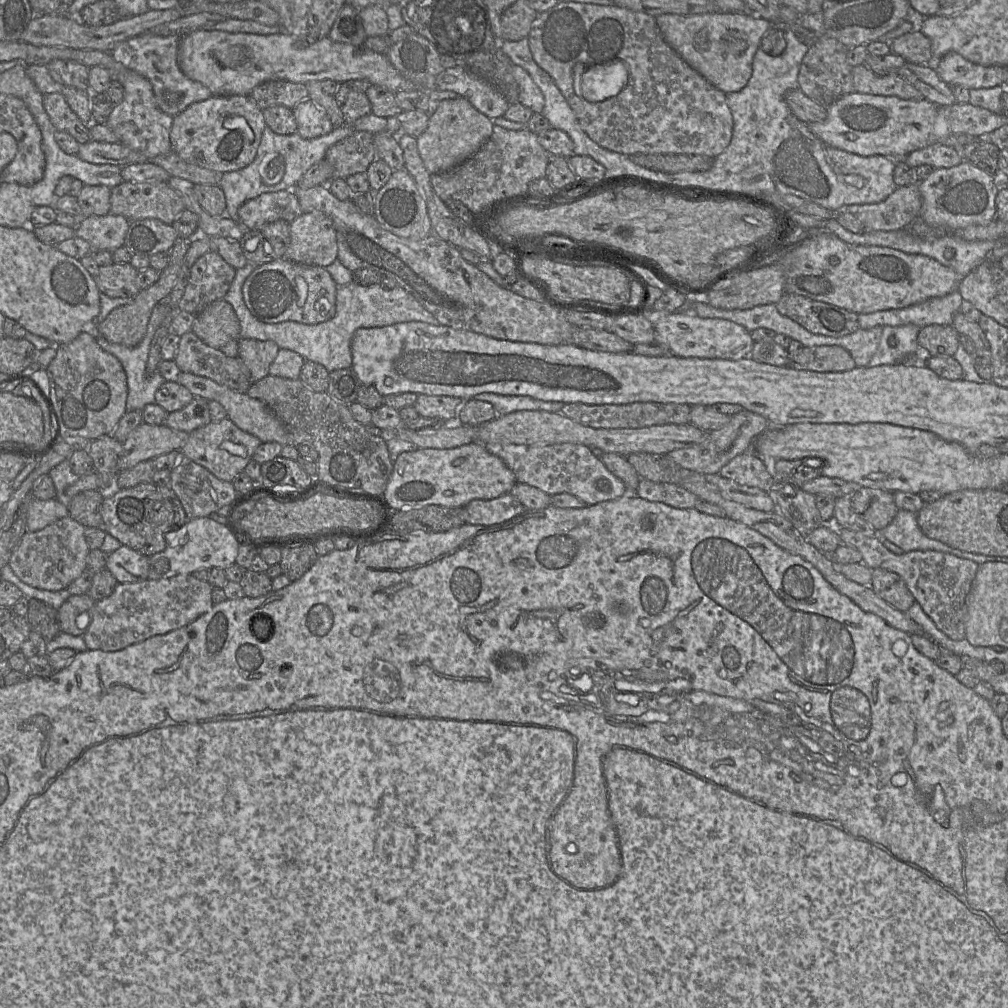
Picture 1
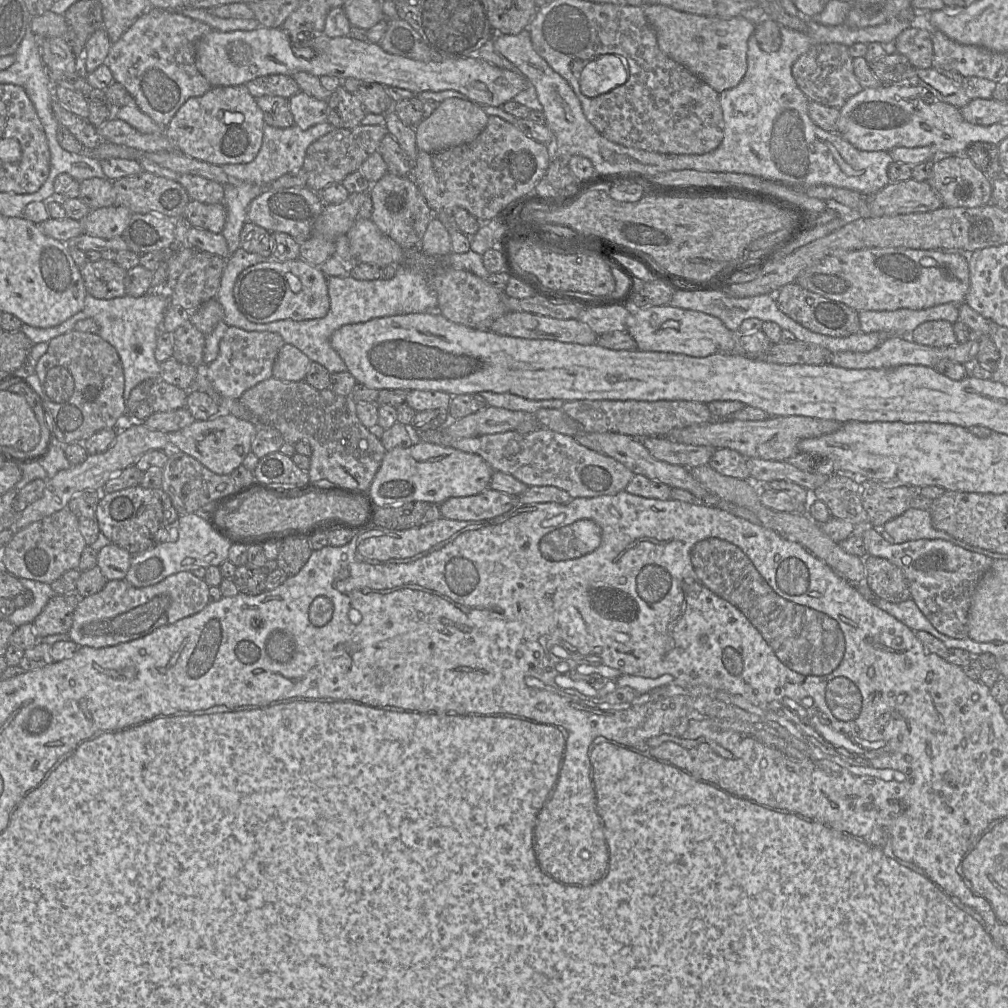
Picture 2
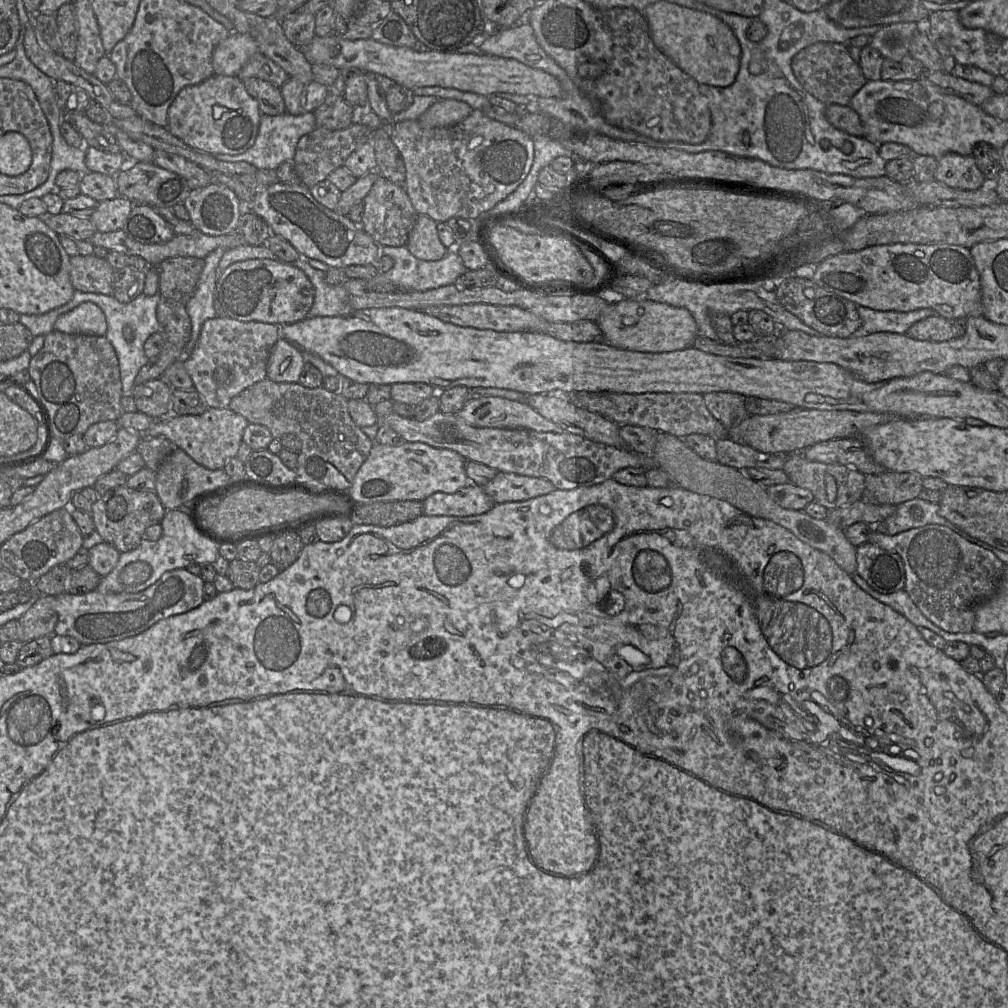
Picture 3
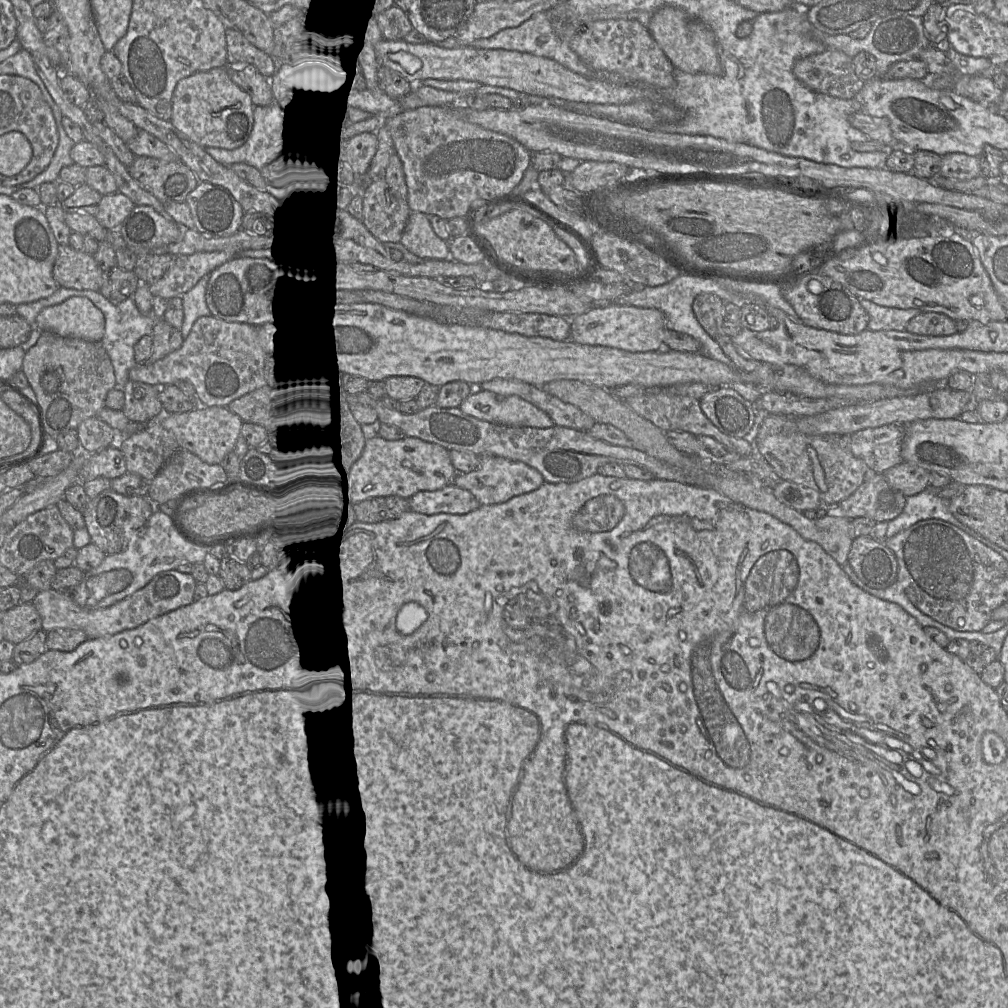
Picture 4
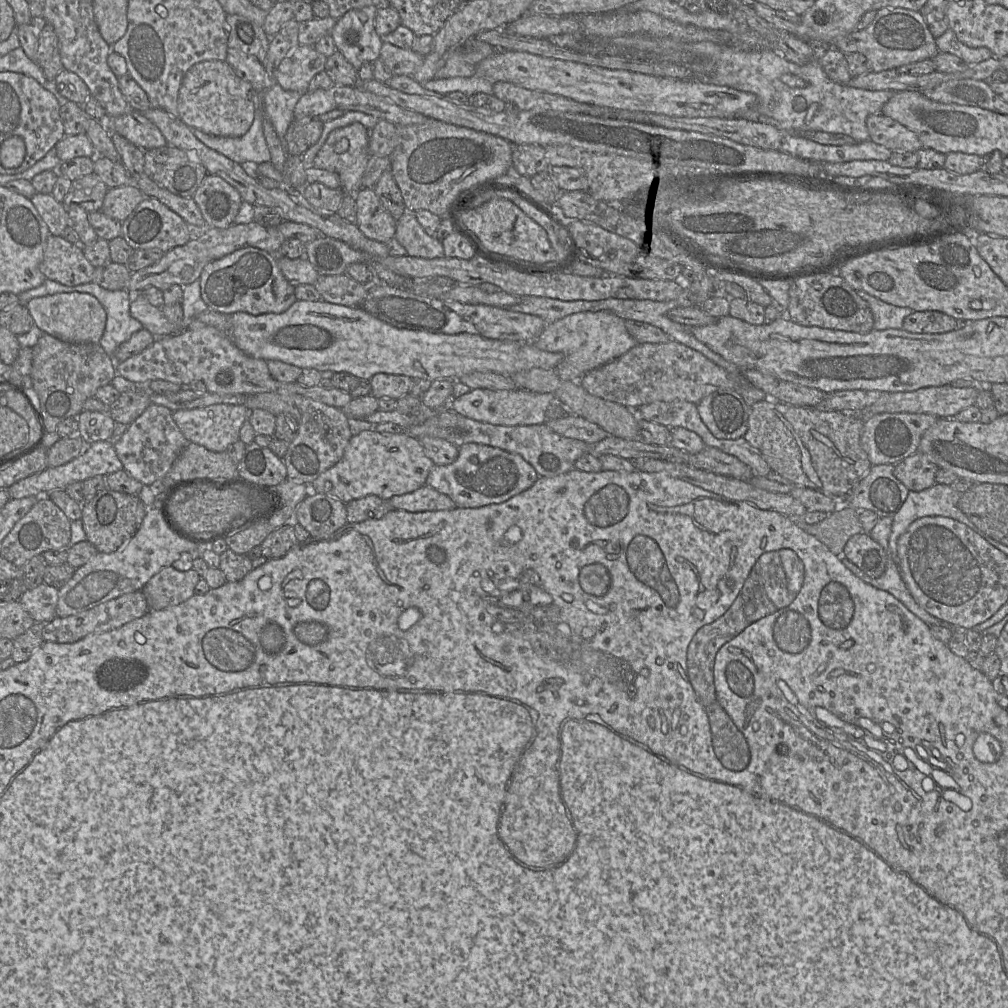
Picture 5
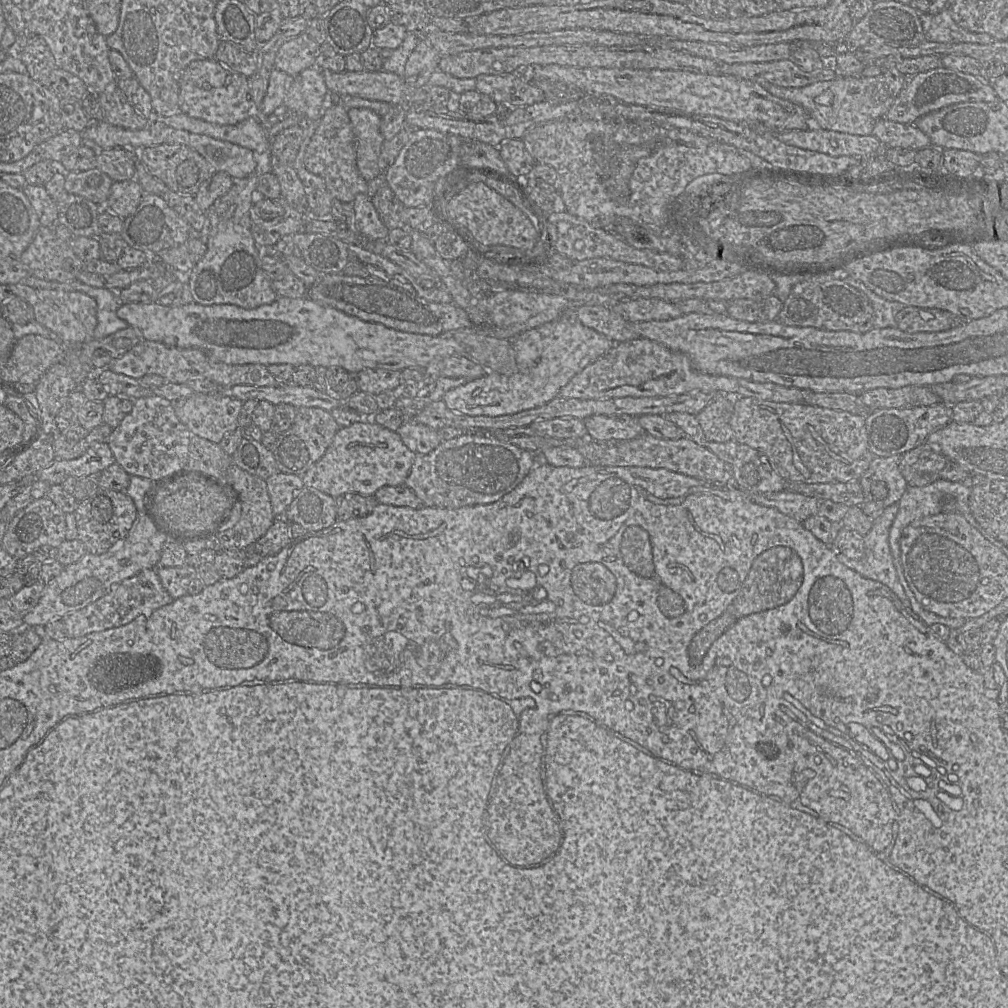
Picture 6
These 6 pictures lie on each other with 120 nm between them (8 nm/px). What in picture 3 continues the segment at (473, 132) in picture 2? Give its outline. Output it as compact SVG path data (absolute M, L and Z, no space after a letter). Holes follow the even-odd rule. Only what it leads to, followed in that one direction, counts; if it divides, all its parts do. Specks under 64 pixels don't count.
M448 98L432 105L418 121L424 128L449 127L463 121L472 110L465 102Z

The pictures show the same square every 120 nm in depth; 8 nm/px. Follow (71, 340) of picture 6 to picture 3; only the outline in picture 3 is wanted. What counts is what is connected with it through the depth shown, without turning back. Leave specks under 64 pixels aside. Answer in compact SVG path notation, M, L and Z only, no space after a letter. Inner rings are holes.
M83 302L71 311L60 315L54 329L67 334L105 336L106 318L93 302Z

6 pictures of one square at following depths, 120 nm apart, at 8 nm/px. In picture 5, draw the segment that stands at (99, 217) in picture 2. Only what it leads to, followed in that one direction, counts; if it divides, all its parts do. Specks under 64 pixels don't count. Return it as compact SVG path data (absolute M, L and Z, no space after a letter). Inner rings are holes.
M134 184L109 188L101 211L108 217L123 222L145 198Z

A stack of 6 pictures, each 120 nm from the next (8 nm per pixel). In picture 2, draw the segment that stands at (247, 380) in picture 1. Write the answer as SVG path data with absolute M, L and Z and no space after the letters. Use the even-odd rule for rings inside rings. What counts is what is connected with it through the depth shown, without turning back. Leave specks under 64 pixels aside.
M190 320L173 332L173 357L180 363L199 367L203 364L205 335Z

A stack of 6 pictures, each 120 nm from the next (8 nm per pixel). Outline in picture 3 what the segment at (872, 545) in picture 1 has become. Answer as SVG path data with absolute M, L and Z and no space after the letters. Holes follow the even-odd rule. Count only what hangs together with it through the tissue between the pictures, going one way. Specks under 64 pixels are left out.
M929 524L896 535L872 529L868 542L900 556L905 570L904 590L928 620L949 633L974 631L977 608L997 593L1004 572L1005 564L993 552L967 541L942 525Z

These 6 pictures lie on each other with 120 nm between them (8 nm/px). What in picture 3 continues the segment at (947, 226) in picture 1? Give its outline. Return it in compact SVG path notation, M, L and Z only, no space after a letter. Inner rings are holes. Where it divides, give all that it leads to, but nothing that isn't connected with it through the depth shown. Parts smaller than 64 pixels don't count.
M946 153L938 159L935 180L960 190L976 190L987 184L972 155L957 153Z

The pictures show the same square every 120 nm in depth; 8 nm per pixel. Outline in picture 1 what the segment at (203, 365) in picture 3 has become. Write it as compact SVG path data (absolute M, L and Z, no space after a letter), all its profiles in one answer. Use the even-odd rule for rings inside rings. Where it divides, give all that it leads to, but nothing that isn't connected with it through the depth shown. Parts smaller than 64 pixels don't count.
M238 340L238 357L245 363L251 373L251 385L269 375L269 368L276 358L279 346L271 340Z

